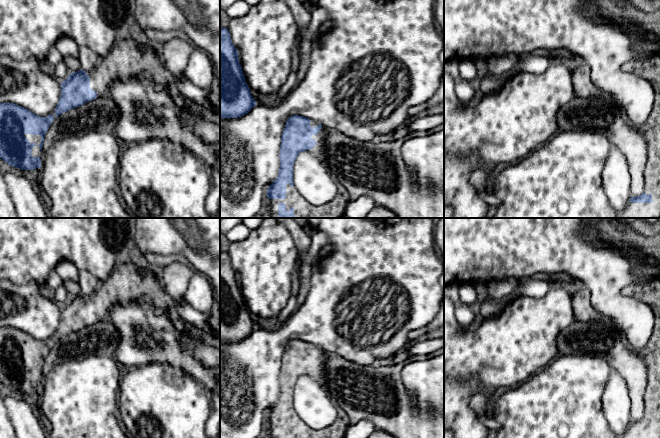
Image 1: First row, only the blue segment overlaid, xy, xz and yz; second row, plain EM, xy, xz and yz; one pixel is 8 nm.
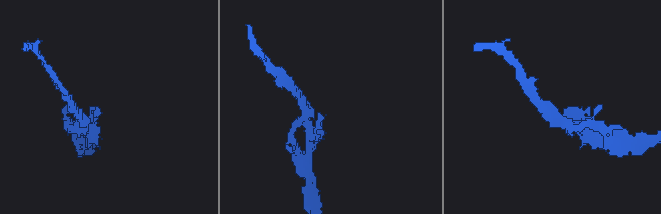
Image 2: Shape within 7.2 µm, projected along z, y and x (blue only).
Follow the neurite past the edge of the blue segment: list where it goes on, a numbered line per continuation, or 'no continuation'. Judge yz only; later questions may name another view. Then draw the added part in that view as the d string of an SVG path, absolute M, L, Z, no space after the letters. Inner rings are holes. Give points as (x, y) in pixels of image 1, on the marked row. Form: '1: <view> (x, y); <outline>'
1: yz (649, 69); M660 52L650 54L644 61L636 61L633 70L645 78L655 92L652 111L638 128L647 144L644 193L651 194L653 202L628 202L619 218L660 218Z

